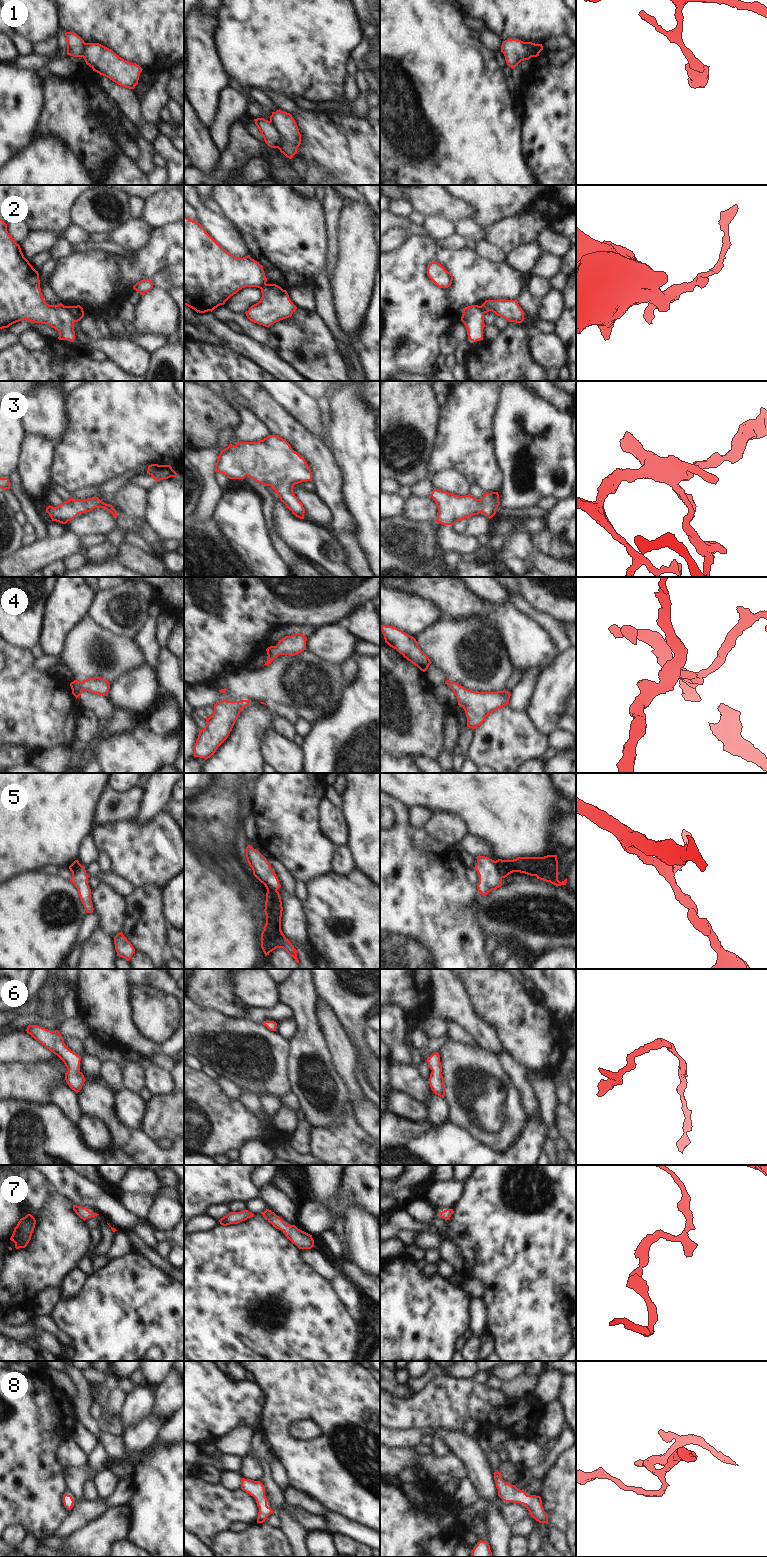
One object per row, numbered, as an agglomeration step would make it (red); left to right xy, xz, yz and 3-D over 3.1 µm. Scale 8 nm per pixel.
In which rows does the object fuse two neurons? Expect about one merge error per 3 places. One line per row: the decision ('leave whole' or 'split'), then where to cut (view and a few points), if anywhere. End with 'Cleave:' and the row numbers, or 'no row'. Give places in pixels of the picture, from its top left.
1: split; cut in xz along (270, 120), (280, 137), (278, 147)
2: split; cut in xy along (66, 306), (78, 320)
3: leave whole; no cut
4: leave whole; no cut
5: split; cut in yz along (495, 861), (498, 872), (502, 877)
6: leave whole; no cut
7: leave whole; no cut
8: leave whole; no cut
Cleave: 1, 2, 5

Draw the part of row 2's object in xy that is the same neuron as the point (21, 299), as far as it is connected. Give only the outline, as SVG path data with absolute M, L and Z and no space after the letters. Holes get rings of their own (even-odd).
M0 219L0 329L28 320L47 324L59 332L59 340L74 341L74 323L78 320L62 303L49 305L40 288L39 273L24 257L20 245L9 235L7 224Z

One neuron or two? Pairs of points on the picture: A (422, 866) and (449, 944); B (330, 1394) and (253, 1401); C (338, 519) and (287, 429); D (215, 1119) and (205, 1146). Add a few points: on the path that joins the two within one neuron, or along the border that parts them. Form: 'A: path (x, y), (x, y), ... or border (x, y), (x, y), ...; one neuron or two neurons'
A: path (422, 885), (422, 917), (430, 925); one neuron
B: border (254, 1382), (264, 1395), (259, 1423); two neurons
C: path (332, 496), (327, 487), (322, 464), (310, 451); one neuron
D: path (208, 1126), (205, 1129), (205, 1139); one neuron

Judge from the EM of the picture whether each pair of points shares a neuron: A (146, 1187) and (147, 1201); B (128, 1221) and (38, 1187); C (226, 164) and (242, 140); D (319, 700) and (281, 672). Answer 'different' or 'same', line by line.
A: different
B: different
C: same
D: same

